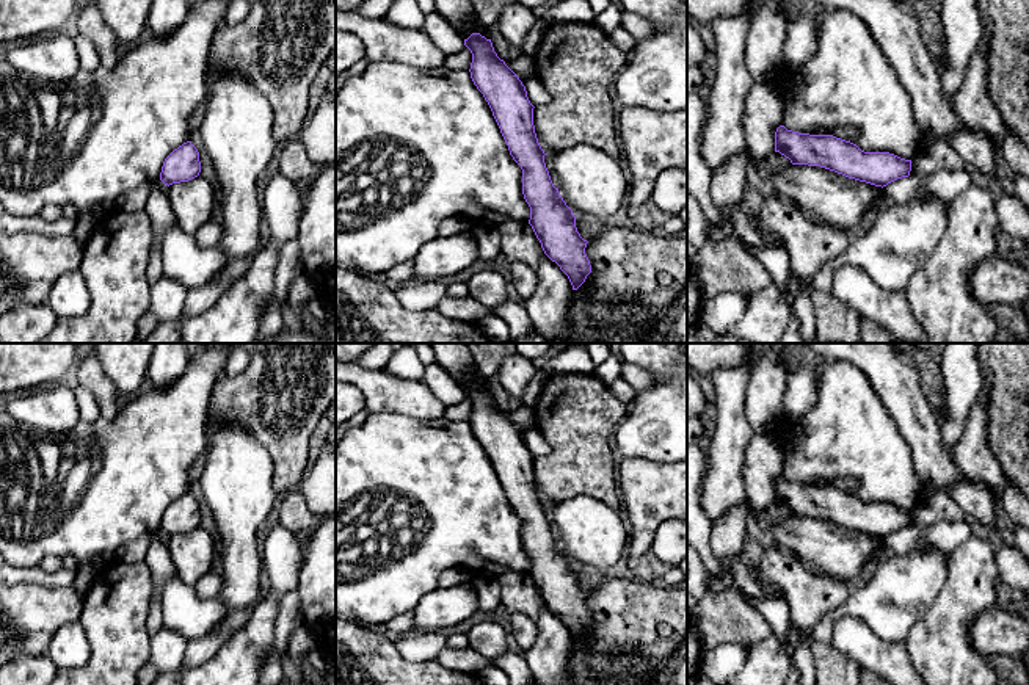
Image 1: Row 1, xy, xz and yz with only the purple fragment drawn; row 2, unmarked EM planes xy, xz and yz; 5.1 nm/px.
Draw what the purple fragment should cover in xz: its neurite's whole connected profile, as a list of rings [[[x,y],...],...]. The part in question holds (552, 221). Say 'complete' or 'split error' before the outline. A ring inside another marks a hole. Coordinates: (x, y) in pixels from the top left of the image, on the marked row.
complete | [[[472,33],[464,39],[472,53],[471,78],[488,102],[510,155],[522,169],[522,194],[544,254],[568,276],[577,290],[591,273],[587,240],[576,227],[573,210],[554,187],[544,163],[535,125],[533,105],[519,77],[494,52],[491,39]]]

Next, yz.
complete | [[[780,125],[775,132],[775,152],[792,165],[820,166],[849,179],[875,187],[908,177],[911,160],[889,152],[864,152],[856,144],[833,135],[809,135]]]

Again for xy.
complete | [[[184,143],[174,149],[163,161],[160,180],[165,185],[188,182],[201,172],[198,149],[190,143]]]

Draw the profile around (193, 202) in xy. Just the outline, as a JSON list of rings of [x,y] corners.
[[[198,176],[188,182],[169,185],[168,196],[176,224],[184,232],[193,234],[213,216],[218,191],[212,182]]]

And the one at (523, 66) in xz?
[[[522,53],[521,56],[514,58],[510,61],[510,67],[525,80],[535,77],[533,58],[530,55]]]

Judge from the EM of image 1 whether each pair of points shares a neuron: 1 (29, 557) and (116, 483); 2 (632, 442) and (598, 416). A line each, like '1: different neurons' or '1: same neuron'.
1: same neuron
2: different neurons

